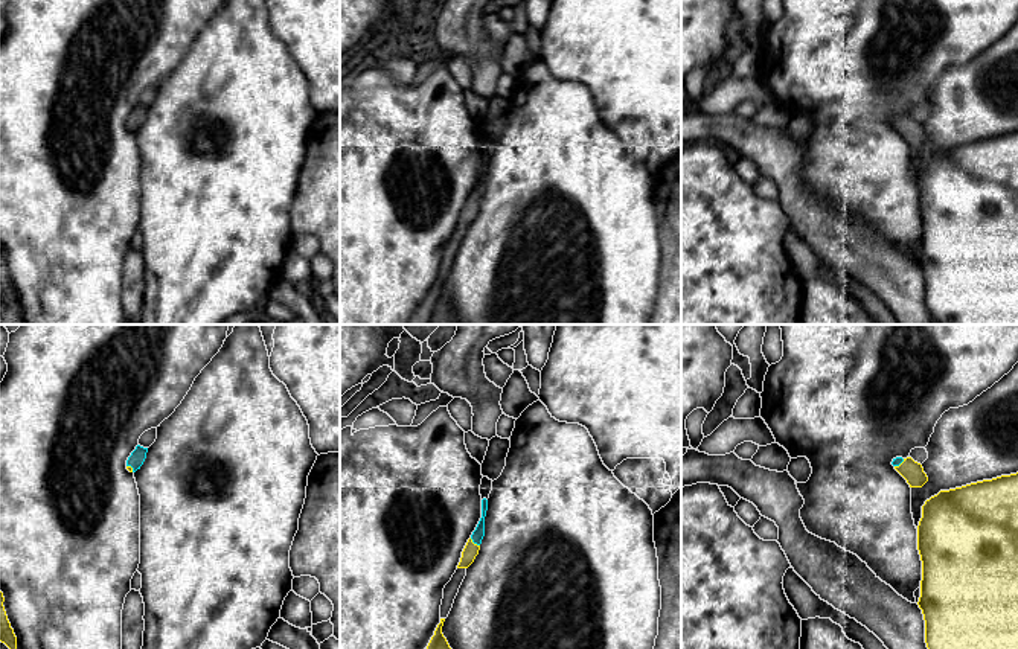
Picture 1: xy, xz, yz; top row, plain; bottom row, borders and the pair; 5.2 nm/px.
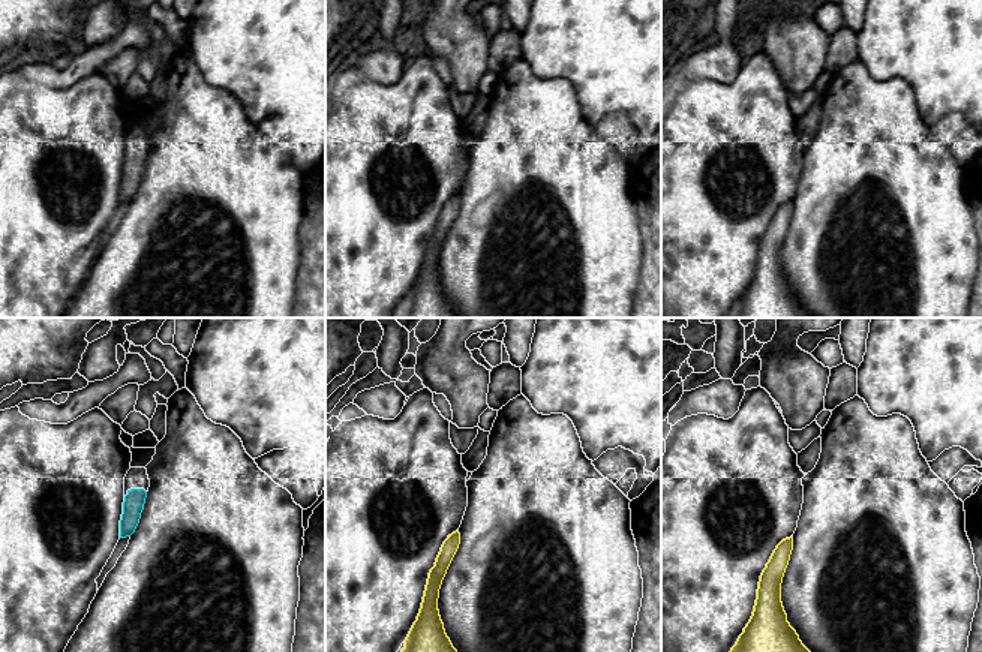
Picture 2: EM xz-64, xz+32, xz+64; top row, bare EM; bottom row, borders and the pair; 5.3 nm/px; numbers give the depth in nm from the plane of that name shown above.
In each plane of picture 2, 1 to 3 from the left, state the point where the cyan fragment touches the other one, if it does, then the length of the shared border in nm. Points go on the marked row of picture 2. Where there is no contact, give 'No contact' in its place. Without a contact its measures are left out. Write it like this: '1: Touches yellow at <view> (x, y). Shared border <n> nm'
1: No contact
2: No contact
3: No contact

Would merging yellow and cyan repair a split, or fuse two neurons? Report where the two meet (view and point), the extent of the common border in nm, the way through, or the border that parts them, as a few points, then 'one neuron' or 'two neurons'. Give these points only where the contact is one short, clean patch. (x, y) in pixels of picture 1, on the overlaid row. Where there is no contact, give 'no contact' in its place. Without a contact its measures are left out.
xz (473, 543) | 70 nm | across xz (471, 550), (473, 543), (477, 535) | one neuron

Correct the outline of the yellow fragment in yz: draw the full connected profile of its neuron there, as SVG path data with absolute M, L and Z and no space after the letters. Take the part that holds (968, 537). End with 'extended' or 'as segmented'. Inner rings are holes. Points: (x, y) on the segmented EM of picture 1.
M1018 472L940 491L922 506L919 608L928 649L1018 649Z | as segmented

